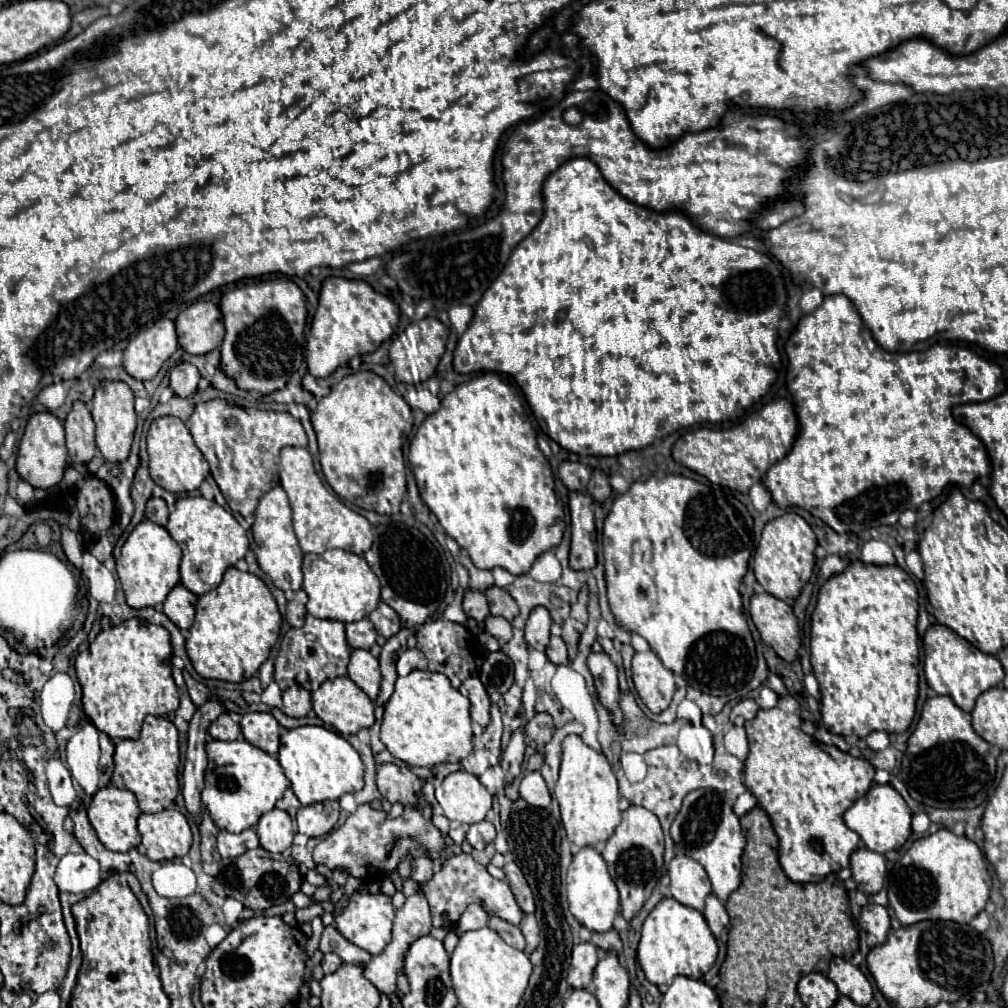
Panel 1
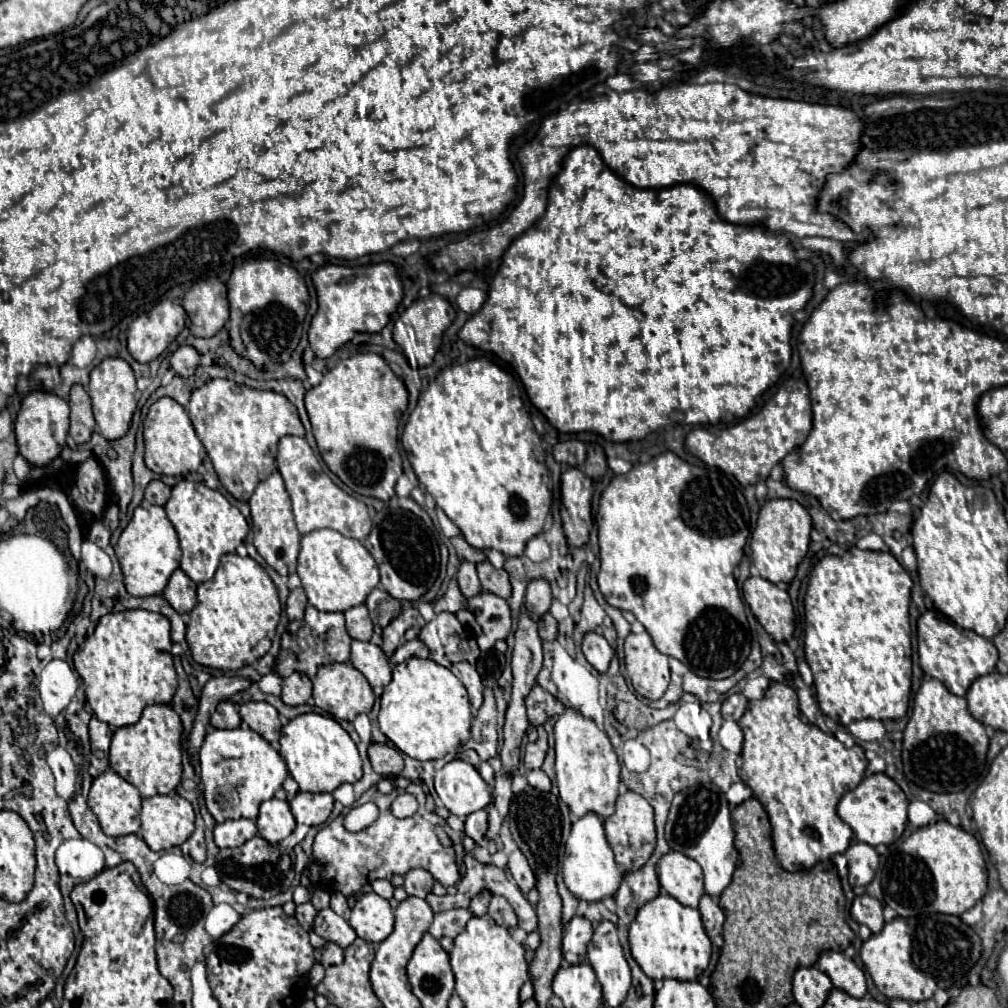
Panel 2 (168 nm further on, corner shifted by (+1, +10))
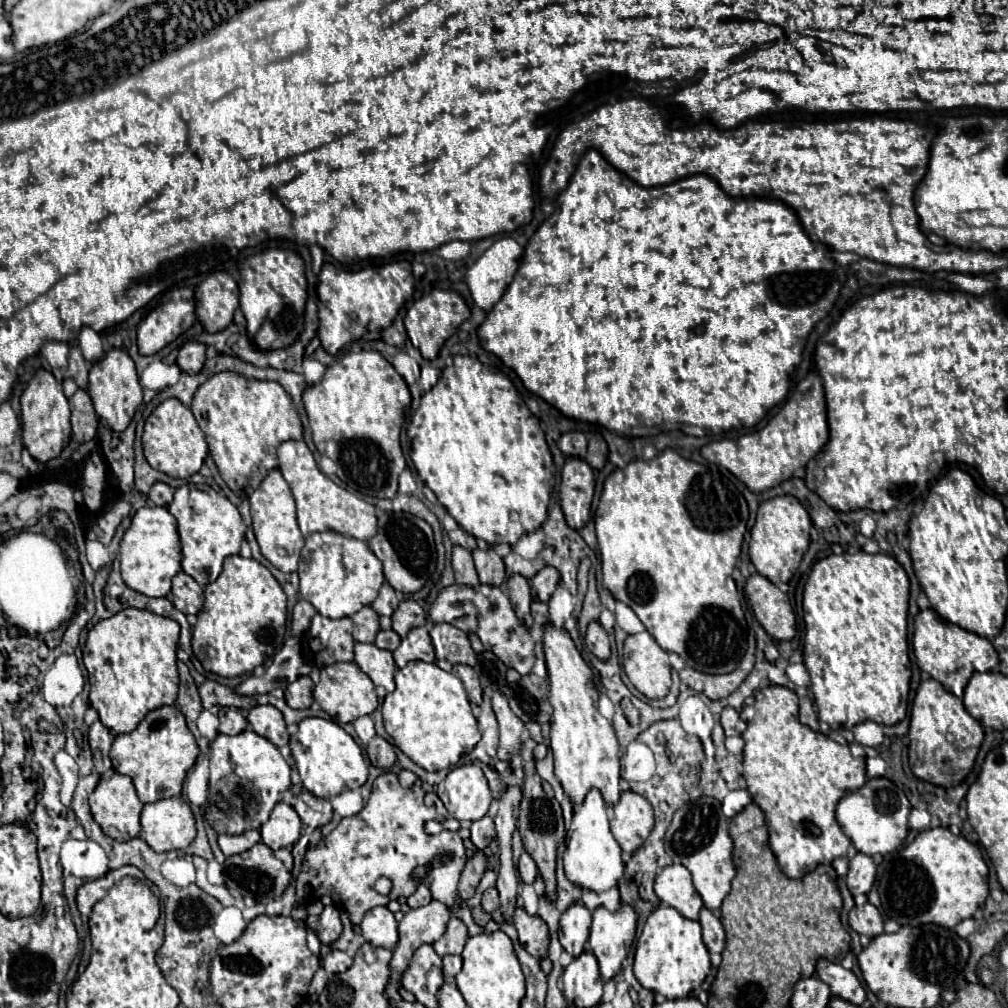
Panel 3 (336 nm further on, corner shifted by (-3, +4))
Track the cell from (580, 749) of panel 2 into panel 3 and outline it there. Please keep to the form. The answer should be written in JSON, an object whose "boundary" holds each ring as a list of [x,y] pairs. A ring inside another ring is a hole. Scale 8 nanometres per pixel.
{"boundary":[[[545,627],[545,661],[549,669],[549,701],[553,705],[551,749],[555,755],[555,777],[573,805],[581,805],[591,789],[599,789],[605,803],[613,807],[619,797],[619,757],[621,747],[611,723],[597,709],[597,687],[581,653],[575,649],[565,629]]]}

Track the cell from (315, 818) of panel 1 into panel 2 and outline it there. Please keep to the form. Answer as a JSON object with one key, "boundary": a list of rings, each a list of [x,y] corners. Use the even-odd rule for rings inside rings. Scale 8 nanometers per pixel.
{"boundary":[[[299,791],[291,801],[291,811],[297,823],[305,825],[323,825],[333,809],[333,795],[331,793],[303,793]]]}

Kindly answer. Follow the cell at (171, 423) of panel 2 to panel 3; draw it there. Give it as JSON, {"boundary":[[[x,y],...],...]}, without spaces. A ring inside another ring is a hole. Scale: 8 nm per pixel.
{"boundary":[[[179,399],[163,401],[147,417],[143,431],[143,449],[145,449],[145,459],[153,469],[175,479],[187,479],[193,473],[197,473],[203,467],[203,455],[205,457],[209,455],[203,431],[199,429],[191,409],[185,407]]]}

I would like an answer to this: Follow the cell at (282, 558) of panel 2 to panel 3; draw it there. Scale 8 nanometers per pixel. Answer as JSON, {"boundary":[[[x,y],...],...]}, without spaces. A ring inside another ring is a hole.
{"boundary":[[[277,469],[271,471],[263,479],[259,489],[251,495],[251,517],[253,517],[255,537],[261,547],[261,555],[283,573],[297,571],[299,553],[305,545],[305,539],[303,539],[297,519],[295,519],[295,501],[293,501],[291,489]]]}

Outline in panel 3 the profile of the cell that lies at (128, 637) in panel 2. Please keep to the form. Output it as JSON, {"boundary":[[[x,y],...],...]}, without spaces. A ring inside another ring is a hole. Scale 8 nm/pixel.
{"boundary":[[[125,609],[95,623],[83,649],[89,673],[89,703],[111,733],[131,733],[153,709],[173,705],[177,699],[177,641],[179,623],[145,609]]]}

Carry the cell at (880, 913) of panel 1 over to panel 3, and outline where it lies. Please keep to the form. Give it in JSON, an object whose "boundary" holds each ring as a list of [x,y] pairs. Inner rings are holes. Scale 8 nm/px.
{"boundary":[[[865,903],[865,905],[861,905],[861,907],[853,907],[851,913],[849,913],[849,925],[851,925],[851,929],[855,929],[857,933],[867,935],[867,937],[871,937],[871,939],[883,933],[881,913],[879,913],[877,907],[871,905],[871,903]]]}

